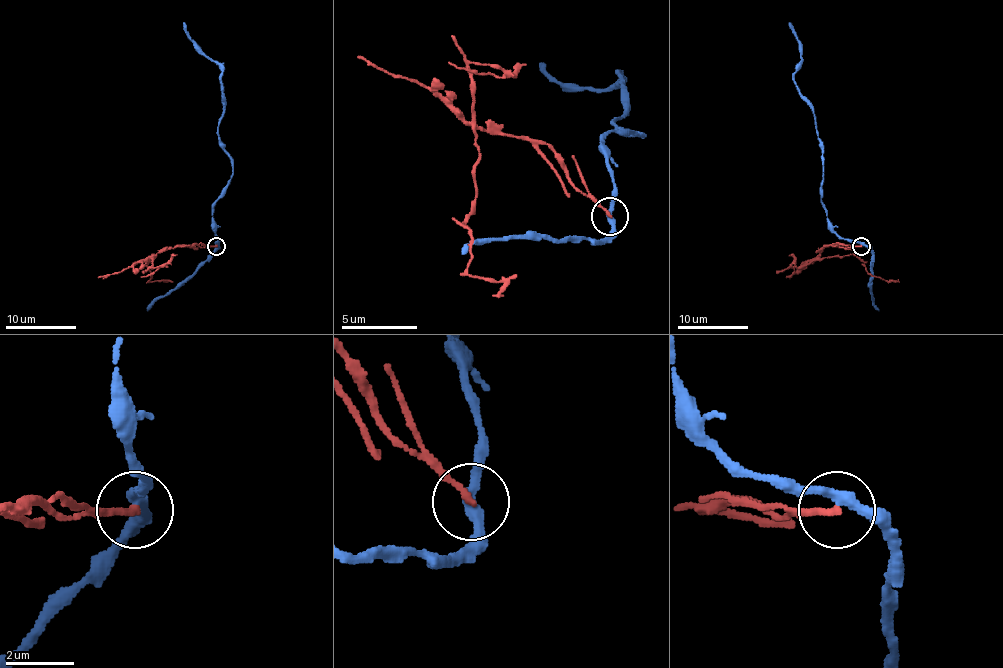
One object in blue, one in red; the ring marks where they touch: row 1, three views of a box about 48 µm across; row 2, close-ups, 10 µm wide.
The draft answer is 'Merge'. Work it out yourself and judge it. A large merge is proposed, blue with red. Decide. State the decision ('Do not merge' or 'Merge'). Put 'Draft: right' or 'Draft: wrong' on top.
Draft: wrong
Do not merge

